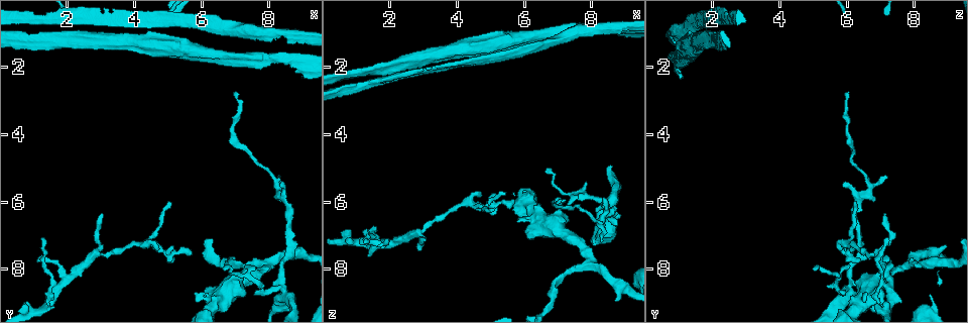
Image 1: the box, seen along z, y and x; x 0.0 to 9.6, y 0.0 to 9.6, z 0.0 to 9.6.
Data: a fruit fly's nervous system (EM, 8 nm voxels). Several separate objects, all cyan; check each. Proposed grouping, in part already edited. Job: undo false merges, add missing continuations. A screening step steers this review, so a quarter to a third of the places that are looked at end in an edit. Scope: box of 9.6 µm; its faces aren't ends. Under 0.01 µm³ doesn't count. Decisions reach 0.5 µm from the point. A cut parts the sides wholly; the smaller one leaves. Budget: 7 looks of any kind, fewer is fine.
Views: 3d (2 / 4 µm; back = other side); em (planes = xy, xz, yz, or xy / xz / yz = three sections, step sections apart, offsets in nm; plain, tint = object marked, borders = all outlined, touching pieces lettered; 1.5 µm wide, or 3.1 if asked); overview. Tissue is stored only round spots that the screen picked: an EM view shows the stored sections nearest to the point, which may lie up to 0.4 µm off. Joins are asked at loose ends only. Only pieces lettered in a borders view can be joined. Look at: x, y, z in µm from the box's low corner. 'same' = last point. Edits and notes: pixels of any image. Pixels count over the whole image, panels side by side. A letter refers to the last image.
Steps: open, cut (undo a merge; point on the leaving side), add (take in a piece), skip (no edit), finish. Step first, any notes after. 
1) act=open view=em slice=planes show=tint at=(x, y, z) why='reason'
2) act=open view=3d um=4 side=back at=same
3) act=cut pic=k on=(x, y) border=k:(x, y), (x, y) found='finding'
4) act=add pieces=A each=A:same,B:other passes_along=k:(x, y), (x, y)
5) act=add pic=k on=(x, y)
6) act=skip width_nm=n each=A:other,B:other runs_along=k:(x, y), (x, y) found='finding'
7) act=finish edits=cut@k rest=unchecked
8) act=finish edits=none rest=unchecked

act=open view=3d um=4 at=(8.35, 5.55, 5.85) why='branch stops here'

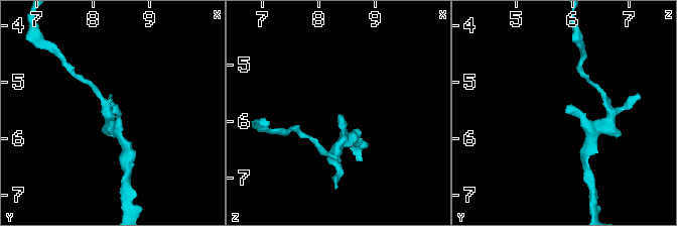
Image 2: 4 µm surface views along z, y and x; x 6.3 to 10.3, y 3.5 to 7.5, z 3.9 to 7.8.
act=open view=em slice=xz step=8 show=tint at=(8.35, 5.55, 5.85)

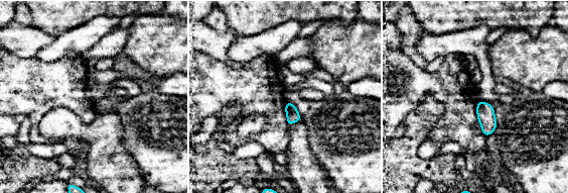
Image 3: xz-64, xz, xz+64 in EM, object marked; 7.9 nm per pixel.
act=open view=em slice=planes show=borders at=same

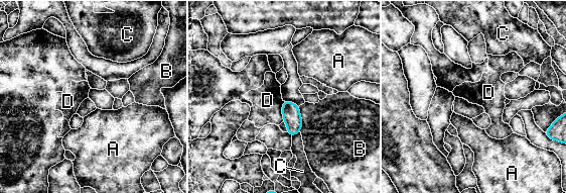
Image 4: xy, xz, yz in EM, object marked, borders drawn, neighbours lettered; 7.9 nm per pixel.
act=skip each=A:other,B:other,C:other,D:other border=4:(284, 101), (282, 105), (283, 120) found='none of them fits'

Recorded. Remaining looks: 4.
act=open view=em slice=yz step=4 show=borders at=(6.65, 7.95, 5.05) why='branch stops here'

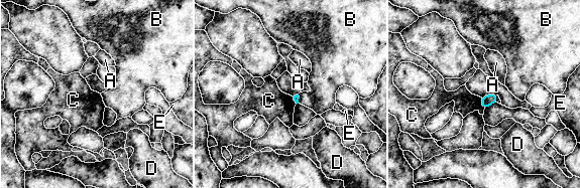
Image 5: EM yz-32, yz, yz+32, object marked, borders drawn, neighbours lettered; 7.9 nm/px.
act=skip each=A:other,B:other,C:other,D:other,E:other found='no lettered piece goes on from it'

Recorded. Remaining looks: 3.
act=open view=em slice=planes show=borders at=(5.00, 6.00, 6.20) why='free end'

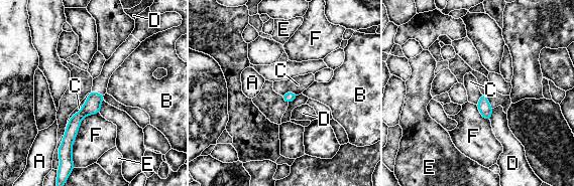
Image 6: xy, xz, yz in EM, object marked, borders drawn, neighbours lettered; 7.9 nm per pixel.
act=skip each=A:other,B:other,C:other,D:other,E:other,F:other runs_along=6:(100, 96), (75, 121), (70, 148) found='none of them fits'

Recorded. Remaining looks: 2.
act=finish edits=none rest=unchecked

